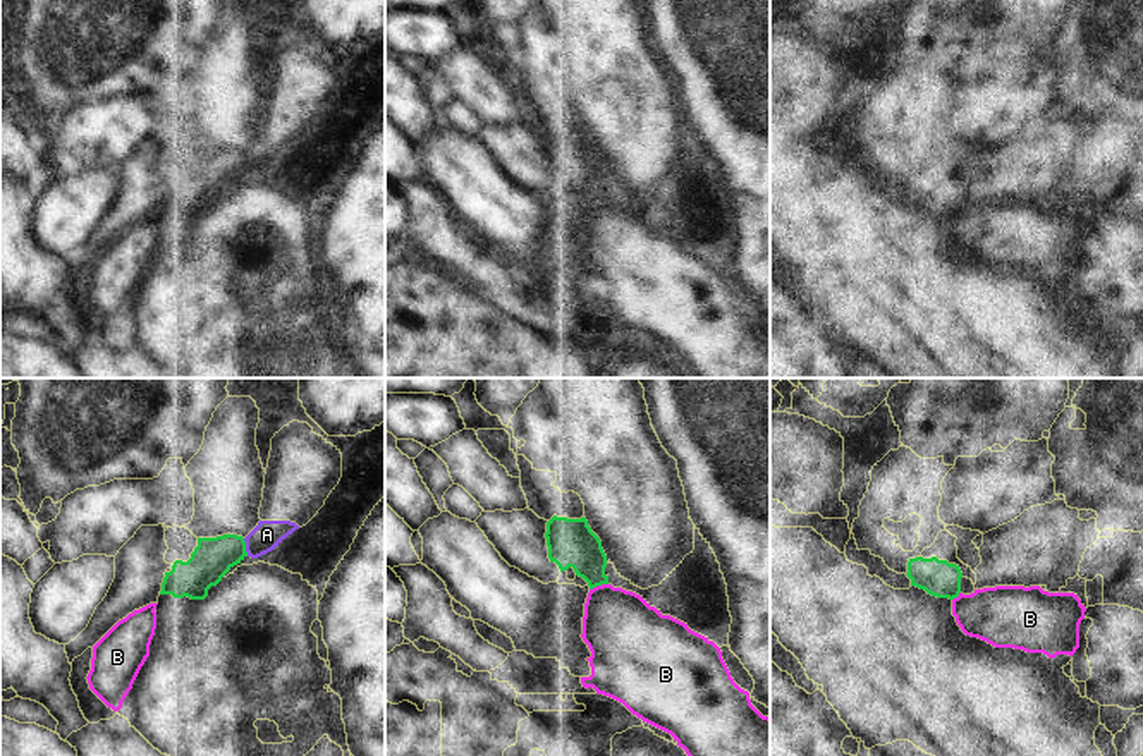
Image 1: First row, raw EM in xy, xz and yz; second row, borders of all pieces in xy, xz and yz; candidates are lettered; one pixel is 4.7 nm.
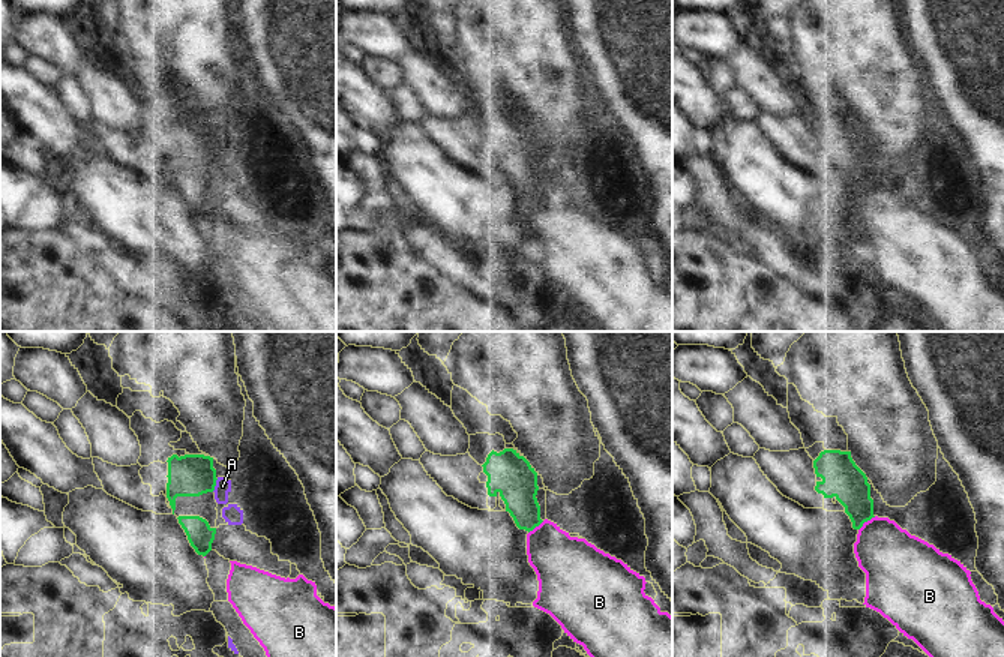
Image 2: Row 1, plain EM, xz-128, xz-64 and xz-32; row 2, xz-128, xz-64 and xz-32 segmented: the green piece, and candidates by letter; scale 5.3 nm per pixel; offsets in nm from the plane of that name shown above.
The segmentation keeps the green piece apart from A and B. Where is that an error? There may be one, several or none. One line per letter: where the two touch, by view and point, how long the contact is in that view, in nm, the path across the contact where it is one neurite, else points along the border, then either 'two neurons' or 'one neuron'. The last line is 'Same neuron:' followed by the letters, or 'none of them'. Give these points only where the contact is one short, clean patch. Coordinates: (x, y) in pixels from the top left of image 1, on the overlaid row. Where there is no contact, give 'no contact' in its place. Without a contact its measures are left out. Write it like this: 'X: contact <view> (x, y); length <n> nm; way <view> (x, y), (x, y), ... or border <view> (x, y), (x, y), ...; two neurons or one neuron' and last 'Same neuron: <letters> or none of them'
A: contact xy (244, 547); length 90 nm; two neurons
B: contact xz (599, 585); length 90 nm; two neurons
Same neuron: none of them

